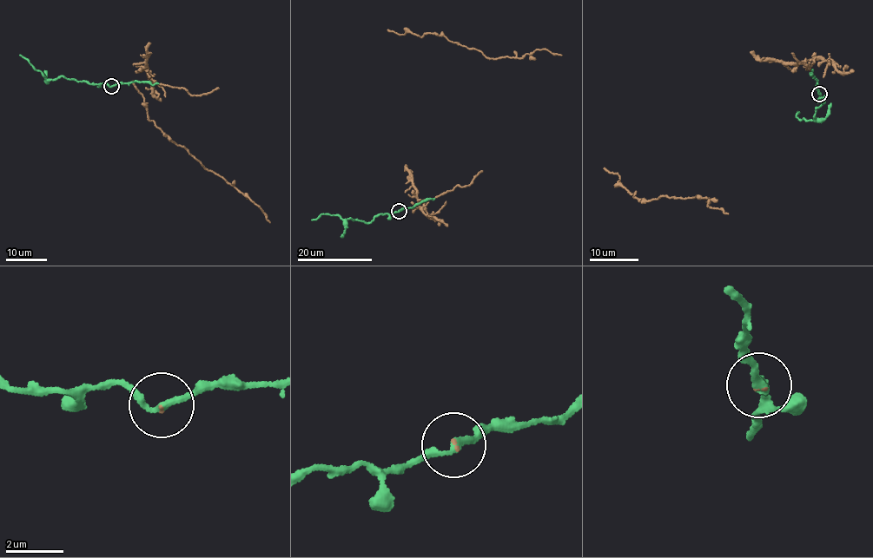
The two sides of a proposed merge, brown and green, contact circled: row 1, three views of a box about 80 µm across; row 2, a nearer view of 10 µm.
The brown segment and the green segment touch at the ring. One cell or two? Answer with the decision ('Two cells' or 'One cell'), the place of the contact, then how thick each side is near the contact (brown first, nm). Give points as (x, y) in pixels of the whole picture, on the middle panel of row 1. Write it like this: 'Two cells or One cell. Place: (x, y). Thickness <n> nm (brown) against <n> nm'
One cell. Place: (399, 211). Thickness 50 nm (brown) against 220 nm

